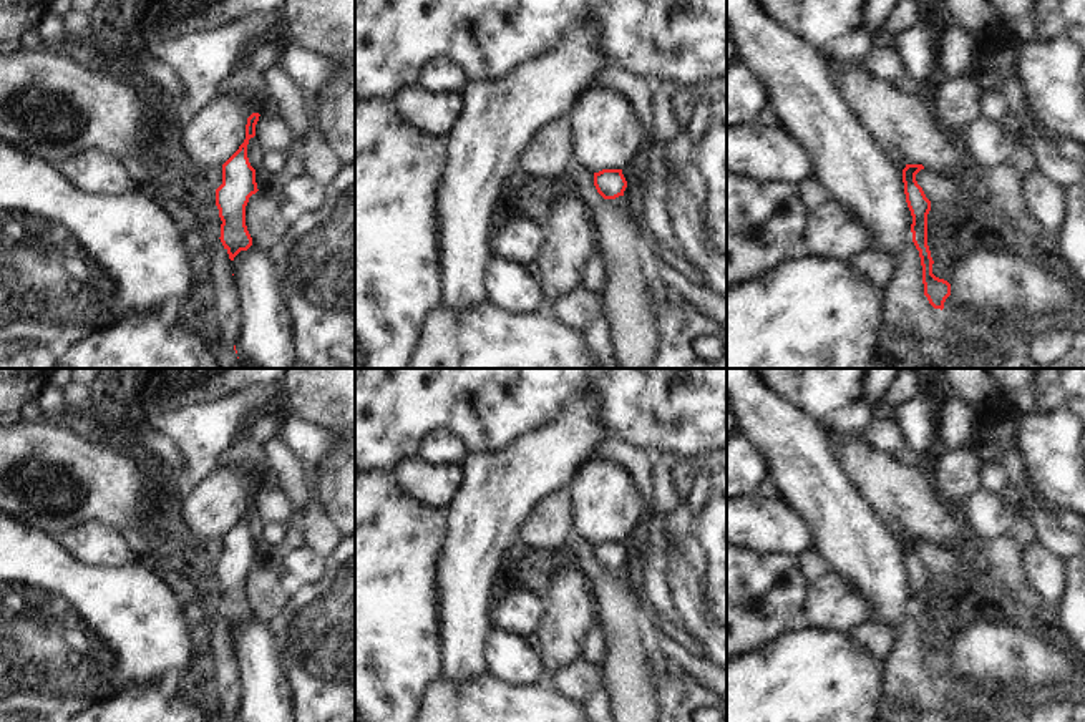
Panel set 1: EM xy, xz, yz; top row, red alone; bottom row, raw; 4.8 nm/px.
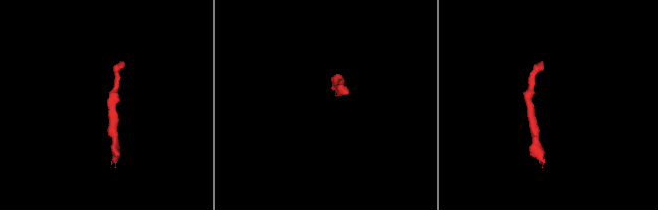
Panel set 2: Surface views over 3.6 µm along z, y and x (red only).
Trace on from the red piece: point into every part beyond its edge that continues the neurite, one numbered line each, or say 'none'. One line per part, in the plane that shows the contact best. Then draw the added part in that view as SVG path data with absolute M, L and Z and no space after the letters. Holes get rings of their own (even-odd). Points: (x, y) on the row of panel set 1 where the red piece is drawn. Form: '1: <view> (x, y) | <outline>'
none

